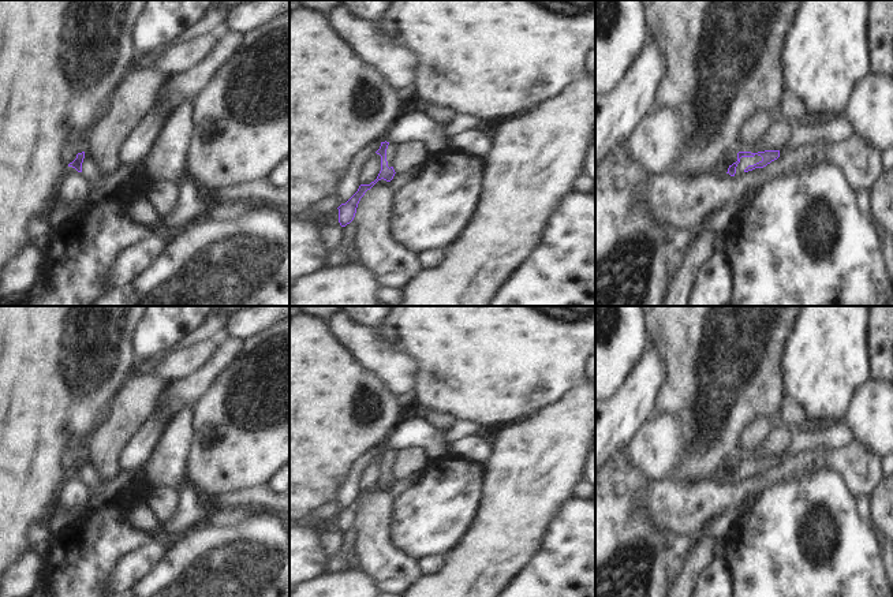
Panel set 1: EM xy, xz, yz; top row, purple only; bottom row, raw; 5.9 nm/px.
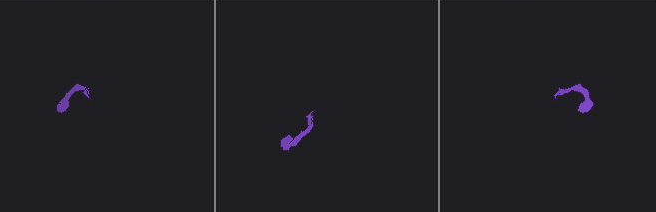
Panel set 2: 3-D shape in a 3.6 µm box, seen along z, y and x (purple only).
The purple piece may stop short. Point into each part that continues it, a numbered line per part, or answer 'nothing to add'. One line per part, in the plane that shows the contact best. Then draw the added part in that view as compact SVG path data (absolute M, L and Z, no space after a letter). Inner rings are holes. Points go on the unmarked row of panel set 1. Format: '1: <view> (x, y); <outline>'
1: yz (744, 467); M755 460L754 463L741 463L741 464L740 464L740 469L739 469L737 473L736 473L736 480L735 480L735 481L744 478L744 475L746 475L748 471L754 471L754 470L756 470L756 469L759 469L759 467L762 467L762 463L758 462L758 460Z

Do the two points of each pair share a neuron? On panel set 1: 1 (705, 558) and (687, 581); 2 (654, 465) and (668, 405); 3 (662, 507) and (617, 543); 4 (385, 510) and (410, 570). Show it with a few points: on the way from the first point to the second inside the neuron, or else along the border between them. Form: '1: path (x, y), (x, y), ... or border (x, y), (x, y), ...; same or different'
1: path (699, 563), (690, 575); same
2: border (654, 417), (673, 418), (679, 424), (683, 446); different
3: border (636, 489), (631, 503), (632, 511), (672, 536); different
4: path (384, 525), (384, 544), (395, 555); same

